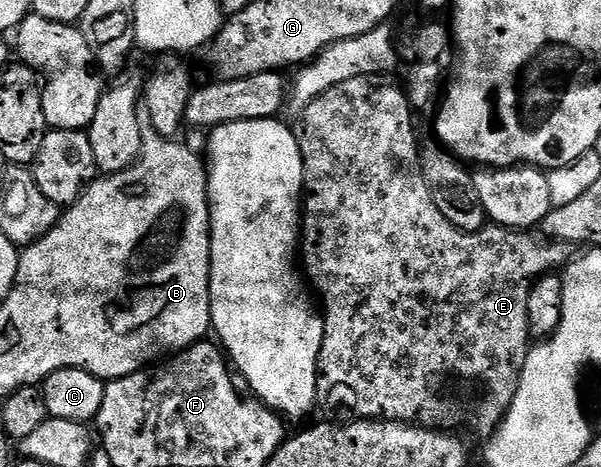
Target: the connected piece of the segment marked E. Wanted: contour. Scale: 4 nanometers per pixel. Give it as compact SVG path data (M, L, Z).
M375 73L374 75L358 75L354 79L346 79L346 83L338 83L334 87L330 87L322 95L318 95L318 99L314 99L299 114L300 129L296 133L296 142L300 148L302 155L302 163L304 164L304 192L302 194L302 265L304 261L304 273L312 280L312 285L316 288L316 293L320 296L320 301L324 304L322 308L322 316L324 319L324 338L322 339L322 347L318 355L318 363L316 364L316 395L322 399L322 405L328 409L333 409L336 413L349 413L347 416L352 419L379 419L382 421L406 421L410 425L420 425L424 429L439 429L441 431L464 431L460 429L469 429L476 437L491 438L492 434L499 429L501 423L504 422L504 416L508 414L508 408L514 403L514 395L520 386L520 372L526 363L526 355L530 348L530 334L528 331L528 320L526 319L526 303L528 296L532 290L532 285L545 275L551 274L555 265L561 267L567 266L573 260L573 246L564 241L553 241L545 239L543 236L537 235L532 231L521 231L519 229L503 229L501 225L491 223L485 224L484 228L478 230L477 233L467 233L466 231L458 231L458 227L454 227L454 223L450 223L450 219L446 219L446 215L442 215L442 211L438 211L438 207L434 207L434 199L430 199L430 187L426 183L424 173L420 170L420 155L422 145L416 142L416 125L412 122L414 110L410 102L408 102L408 94L403 88L400 89L391 81L391 76Z

